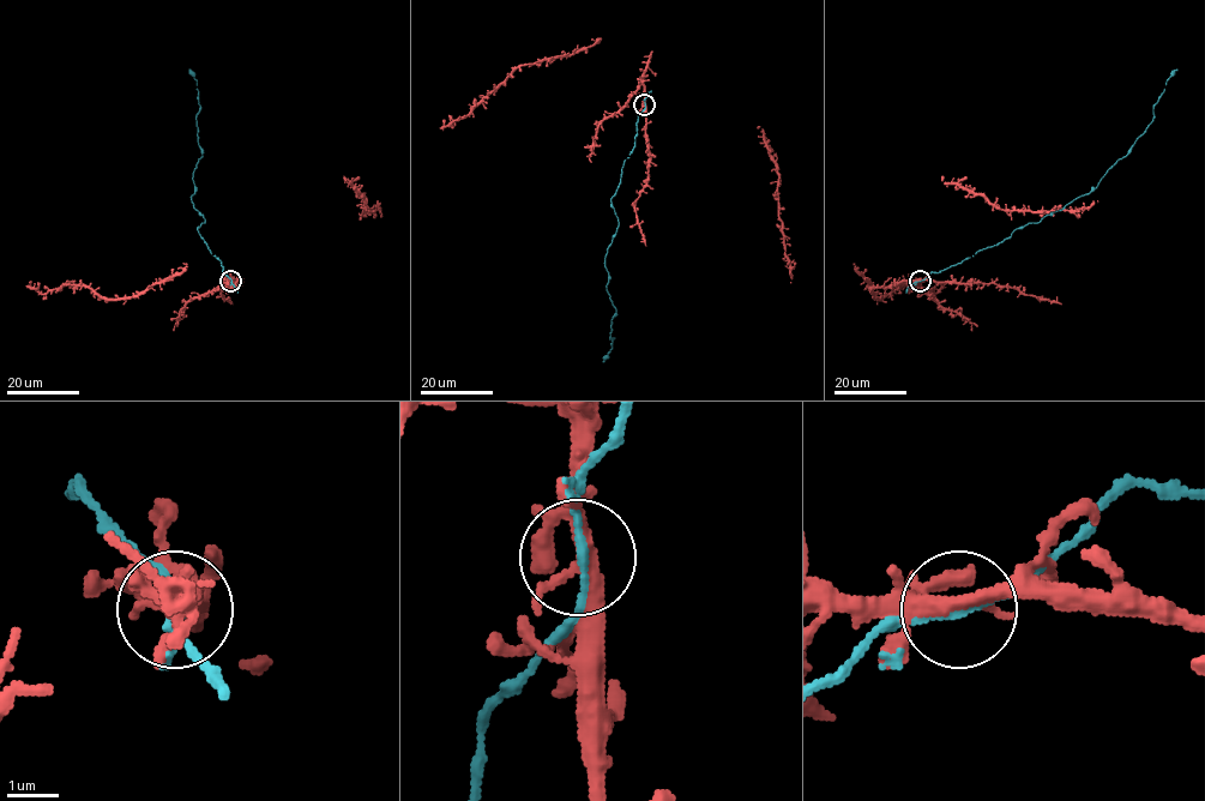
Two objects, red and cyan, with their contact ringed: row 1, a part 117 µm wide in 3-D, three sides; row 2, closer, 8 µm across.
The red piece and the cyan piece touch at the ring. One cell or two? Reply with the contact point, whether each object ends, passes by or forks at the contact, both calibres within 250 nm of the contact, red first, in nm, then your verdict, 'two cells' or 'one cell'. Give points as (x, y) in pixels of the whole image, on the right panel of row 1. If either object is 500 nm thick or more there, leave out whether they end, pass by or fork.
at (920, 281); red forks there; cyan passes by; 280 nm thick on the red side, 130 nm on the other; one cell

